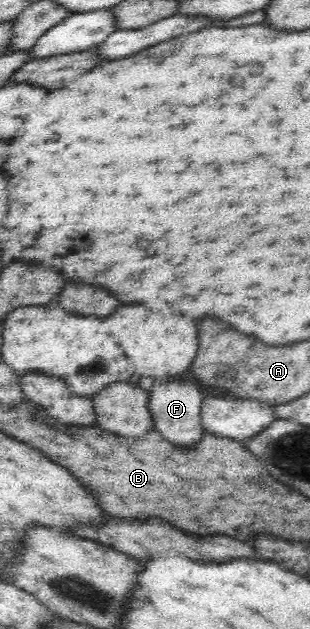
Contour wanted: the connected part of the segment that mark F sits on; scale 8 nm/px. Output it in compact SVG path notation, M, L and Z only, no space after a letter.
M164 379L152 385L148 393L148 409L152 423L164 435L164 439L168 439L174 445L198 443L198 439L205 432L200 419L201 403L204 398L198 386L192 382Z

